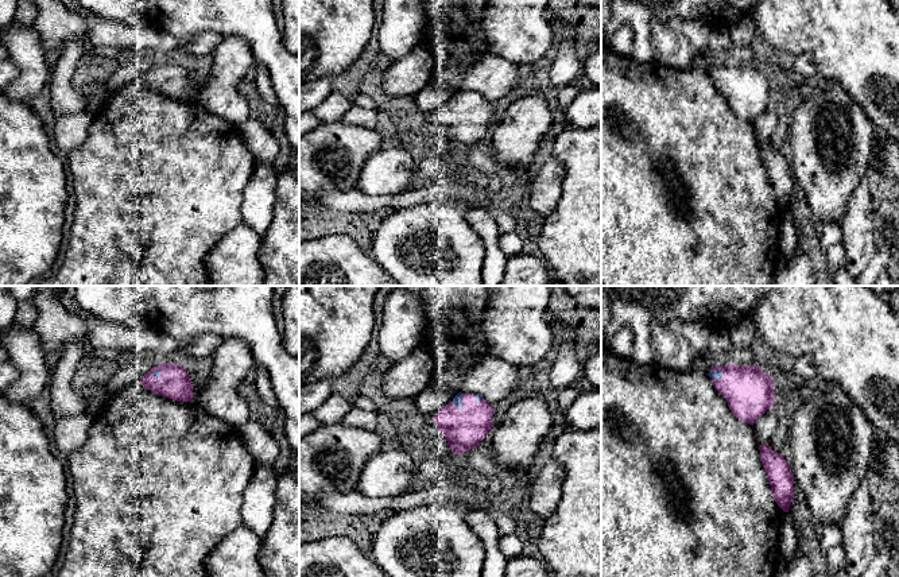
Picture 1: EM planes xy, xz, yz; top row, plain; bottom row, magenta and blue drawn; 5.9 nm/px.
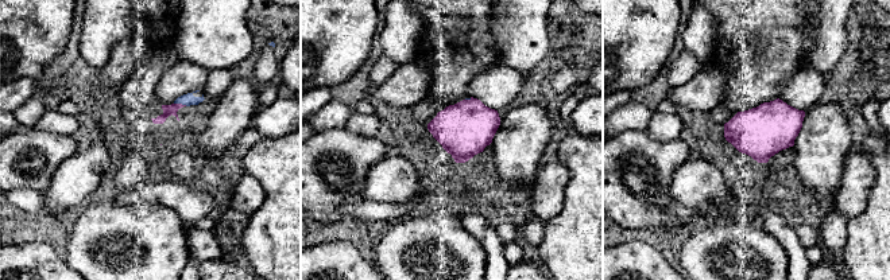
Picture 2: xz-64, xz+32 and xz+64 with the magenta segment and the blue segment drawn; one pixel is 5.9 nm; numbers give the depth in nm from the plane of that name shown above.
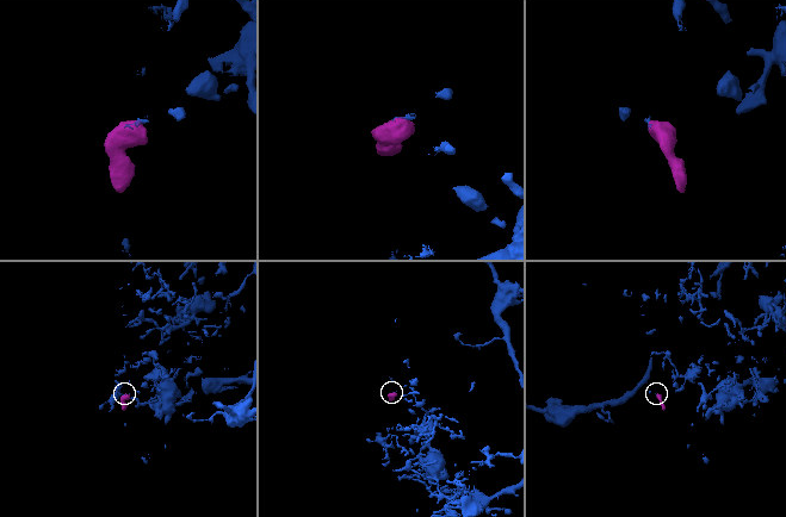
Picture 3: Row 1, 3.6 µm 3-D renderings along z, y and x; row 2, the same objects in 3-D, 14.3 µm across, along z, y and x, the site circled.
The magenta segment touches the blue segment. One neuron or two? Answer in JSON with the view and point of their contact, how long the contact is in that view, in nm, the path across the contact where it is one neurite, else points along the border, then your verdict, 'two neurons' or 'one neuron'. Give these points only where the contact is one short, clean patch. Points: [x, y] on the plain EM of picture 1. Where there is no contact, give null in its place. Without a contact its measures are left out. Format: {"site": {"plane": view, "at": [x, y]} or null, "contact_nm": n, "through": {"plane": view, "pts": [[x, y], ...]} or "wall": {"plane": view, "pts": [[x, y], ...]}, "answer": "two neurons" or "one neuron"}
{"site": {"plane": "xz", "at": [462, 100]}, "contact_nm": 110, "answer": "one neuron"}

